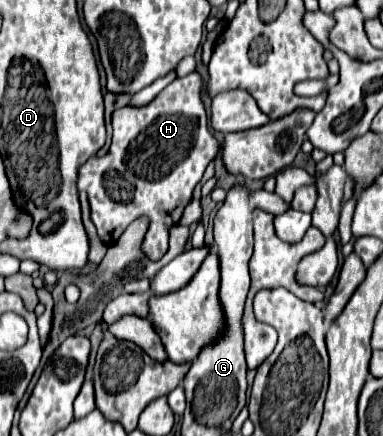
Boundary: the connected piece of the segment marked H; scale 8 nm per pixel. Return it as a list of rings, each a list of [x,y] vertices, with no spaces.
[[[192,72],[184,78],[176,78],[168,84],[152,102],[146,106],[124,106],[114,110],[112,114],[112,146],[106,156],[90,158],[86,164],[80,166],[78,174],[78,188],[88,192],[92,222],[98,230],[98,236],[106,244],[114,244],[118,236],[126,230],[126,226],[136,220],[138,216],[150,218],[148,236],[144,238],[144,252],[152,260],[160,260],[168,250],[168,228],[178,224],[182,210],[192,200],[194,186],[202,180],[202,174],[208,162],[220,152],[222,142],[214,136],[210,128],[210,120],[202,102],[204,80],[198,72]]]

